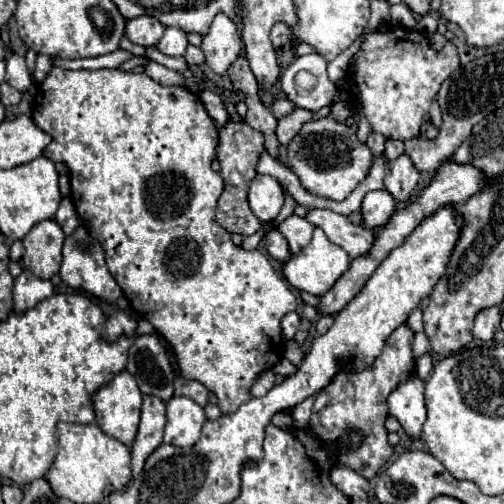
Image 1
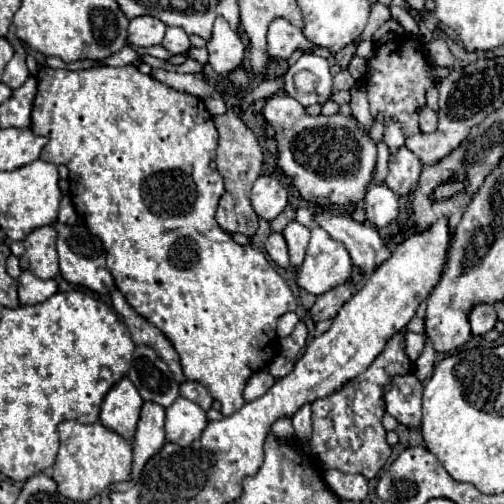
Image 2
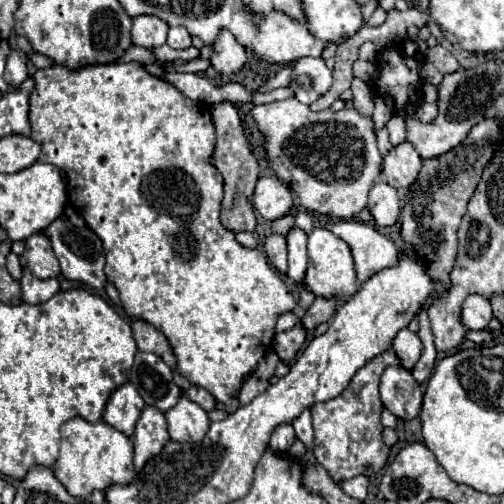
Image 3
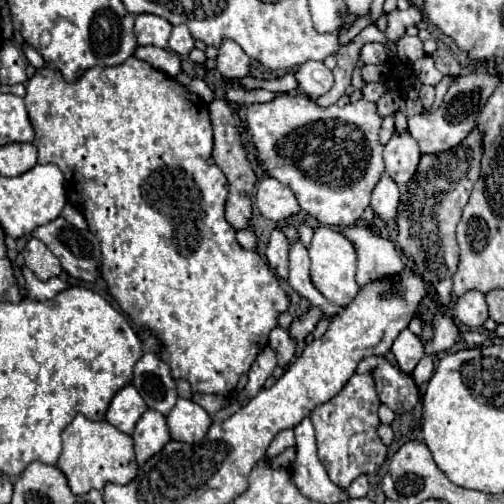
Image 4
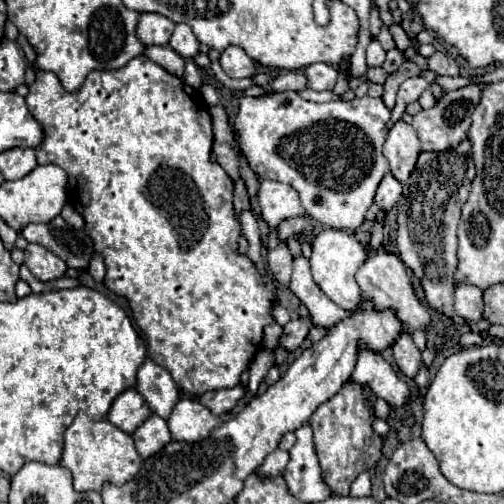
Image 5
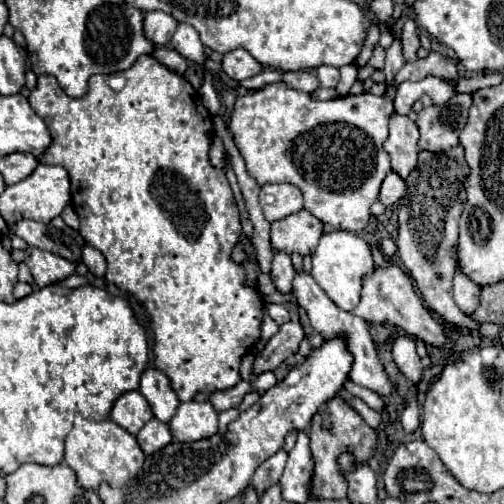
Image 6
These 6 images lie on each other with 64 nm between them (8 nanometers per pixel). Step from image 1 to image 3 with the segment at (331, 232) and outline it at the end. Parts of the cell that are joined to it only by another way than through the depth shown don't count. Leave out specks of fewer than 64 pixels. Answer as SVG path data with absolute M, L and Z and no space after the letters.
M358 220L328 222L328 228L348 242L354 256L358 282L364 284L376 272L398 264L398 248L376 228Z

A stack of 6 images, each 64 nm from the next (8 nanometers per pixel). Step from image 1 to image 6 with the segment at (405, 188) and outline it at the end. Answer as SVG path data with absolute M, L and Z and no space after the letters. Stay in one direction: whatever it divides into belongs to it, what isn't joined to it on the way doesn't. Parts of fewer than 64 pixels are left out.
M392 114L388 122L390 136L384 142L384 150L392 158L392 170L402 178L410 174L418 158L418 128L416 124L402 114Z

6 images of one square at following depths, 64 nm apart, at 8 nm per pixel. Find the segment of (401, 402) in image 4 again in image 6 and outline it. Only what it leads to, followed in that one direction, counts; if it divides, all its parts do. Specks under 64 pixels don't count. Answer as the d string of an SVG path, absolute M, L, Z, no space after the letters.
M302 270L302 272L296 274L296 278L294 278L294 294L298 298L298 306L306 310L306 314L310 318L310 326L314 328L316 334L320 334L326 342L332 340L332 338L344 338L346 340L346 348L354 356L354 364L352 364L352 370L350 370L348 378L354 384L360 384L364 388L370 388L370 390L374 390L378 394L392 394L392 384L390 384L390 380L386 376L384 366L378 360L376 346L374 346L374 340L370 336L370 326L364 320L360 320L358 316L354 316L352 312L340 310L326 296L326 292L314 282L314 278L310 274L306 274L306 270Z

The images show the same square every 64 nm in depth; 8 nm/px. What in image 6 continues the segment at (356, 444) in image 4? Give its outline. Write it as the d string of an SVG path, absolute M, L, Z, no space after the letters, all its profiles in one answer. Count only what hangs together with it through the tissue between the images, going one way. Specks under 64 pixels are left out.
M332 398L314 418L310 430L310 454L314 460L314 472L308 486L310 500L342 500L346 498L348 482L338 470L338 456L350 450L358 462L368 462L374 452L376 432L340 398Z

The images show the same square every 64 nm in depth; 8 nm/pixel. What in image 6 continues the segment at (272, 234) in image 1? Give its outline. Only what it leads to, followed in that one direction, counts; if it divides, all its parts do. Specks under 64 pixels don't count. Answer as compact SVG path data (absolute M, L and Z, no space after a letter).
M276 252L272 258L272 282L278 292L288 294L292 292L292 280L294 280L294 266L290 262L290 256L286 252Z

